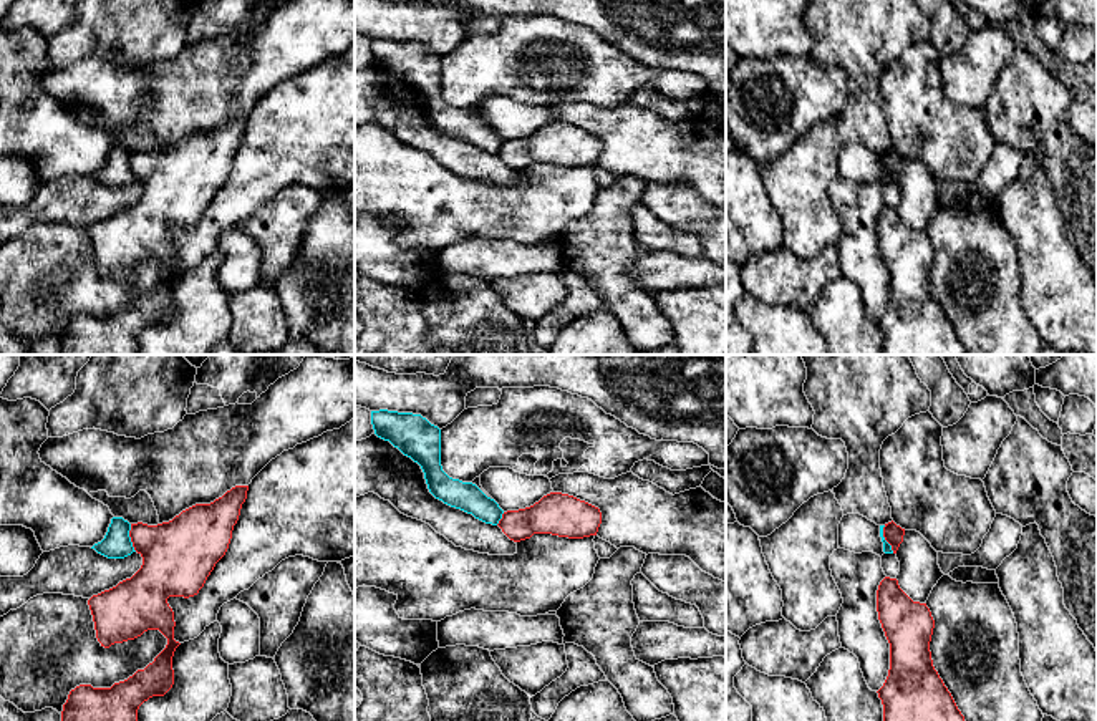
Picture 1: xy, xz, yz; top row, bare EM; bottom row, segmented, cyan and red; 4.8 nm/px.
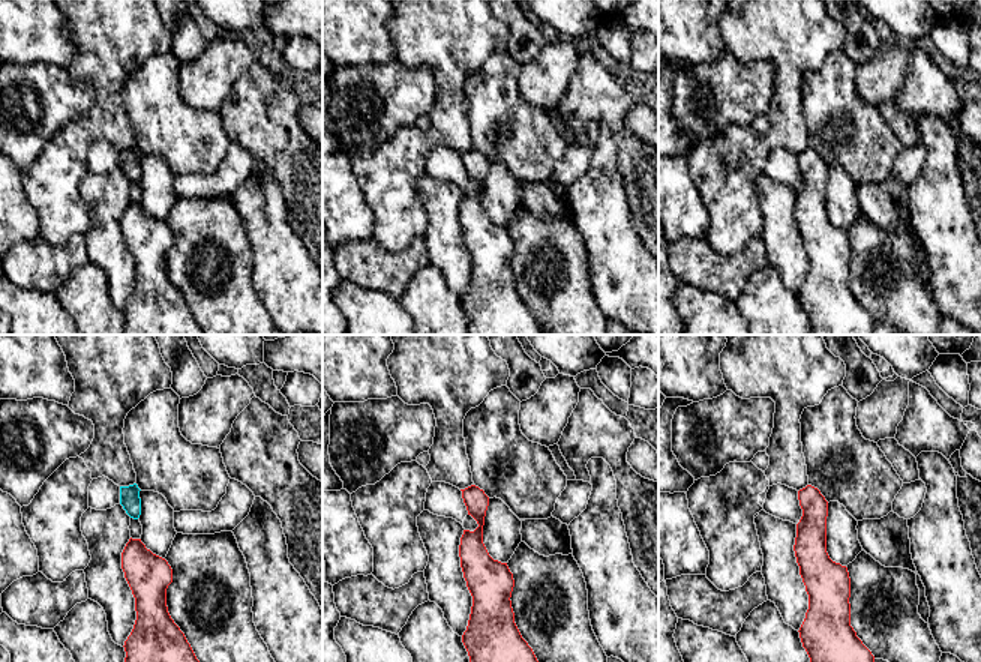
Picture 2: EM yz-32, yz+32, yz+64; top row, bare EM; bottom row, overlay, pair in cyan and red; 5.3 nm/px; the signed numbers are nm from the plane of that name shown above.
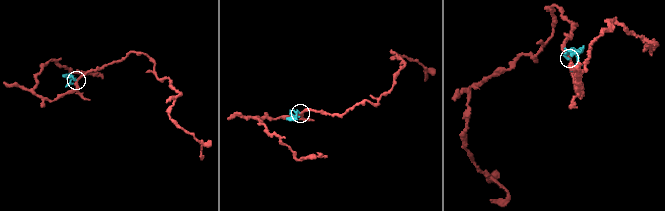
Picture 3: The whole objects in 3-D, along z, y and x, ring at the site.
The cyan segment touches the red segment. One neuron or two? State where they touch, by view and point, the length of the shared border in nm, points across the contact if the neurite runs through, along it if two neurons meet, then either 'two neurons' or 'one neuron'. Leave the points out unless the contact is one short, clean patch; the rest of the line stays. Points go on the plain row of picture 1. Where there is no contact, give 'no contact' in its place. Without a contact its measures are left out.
xy (130, 166) | 140 nm | along xy (130, 153), (130, 169), (136, 179) | two neurons

